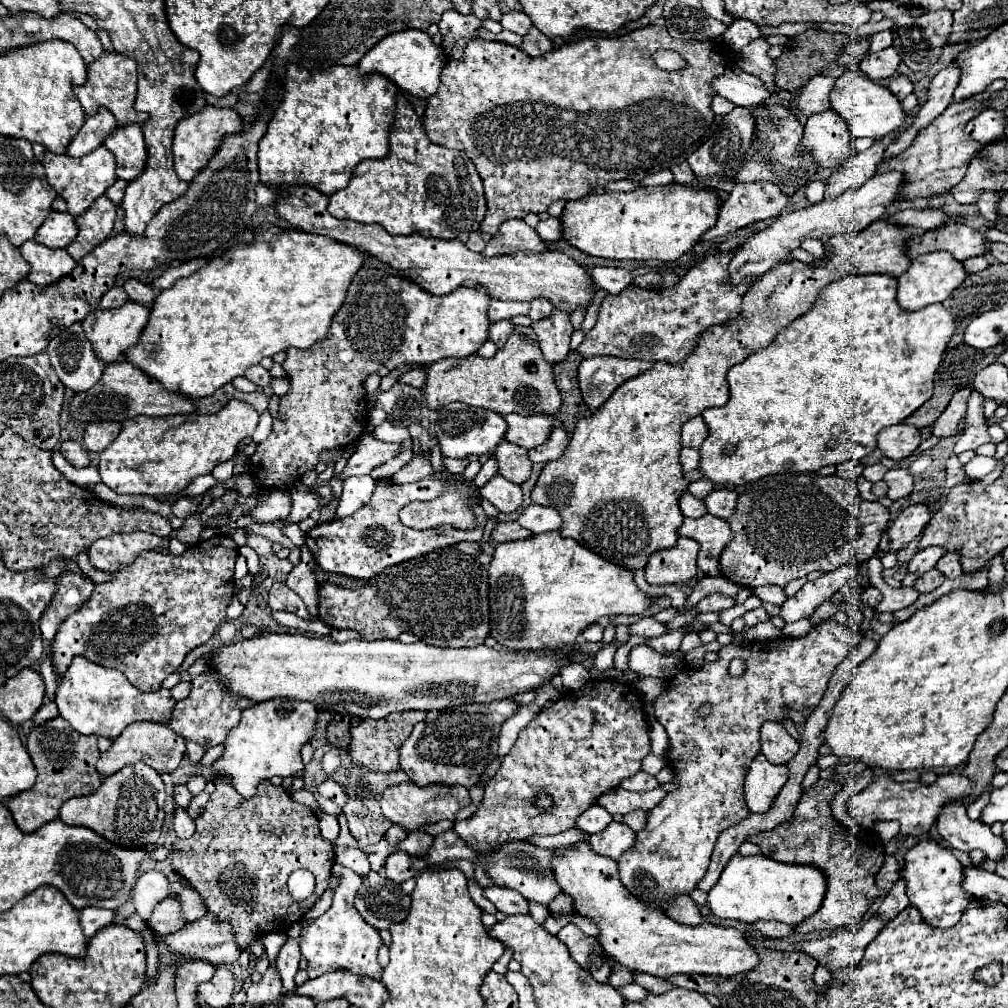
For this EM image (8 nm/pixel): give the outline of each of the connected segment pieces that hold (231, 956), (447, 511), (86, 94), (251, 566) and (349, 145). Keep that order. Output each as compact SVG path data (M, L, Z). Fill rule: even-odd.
M204 915L182 927L176 935L168 935L168 947L176 955L192 955L192 959L208 959L212 965L236 963L242 949L236 945L232 925Z
M438 443L432 448L431 452L431 465L436 473L440 473L442 481L446 483L446 491L434 501L428 501L428 503L416 501L416 503L406 505L400 511L400 521L406 527L412 527L412 529L436 529L436 527L442 527L442 525L452 525L452 527L458 527L458 529L474 529L476 519L474 519L472 507L482 503L482 497L478 493L480 489L476 489L470 481L462 479L460 475L452 475L446 467L443 467L443 457Z
M104 53L92 67L88 67L88 81L82 87L76 87L76 97L82 103L82 109L86 115L96 115L100 107L106 107L114 113L118 125L144 125L150 115L148 113L138 113L134 109L134 99L136 99L136 79L138 79L138 65L134 59L120 55L120 53Z
M242 547L240 553L248 559L248 573L250 573L252 577L256 577L258 571L260 571L260 567L258 567L258 555L256 555L252 549L248 549L248 547Z
M292 63L282 85L282 101L258 143L260 179L276 193L286 183L290 187L314 187L324 195L332 195L348 185L360 161L388 155L388 135L396 115L398 91L392 81L382 75L362 77L356 65L338 65L332 71L310 73Z

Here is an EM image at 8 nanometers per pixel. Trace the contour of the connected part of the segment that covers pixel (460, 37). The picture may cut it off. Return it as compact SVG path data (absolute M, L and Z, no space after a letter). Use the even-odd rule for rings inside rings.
M450 9L442 15L438 27L442 35L442 51L446 55L446 61L452 61L460 59L468 41L478 37L482 21L476 19L476 15L460 15L456 9Z

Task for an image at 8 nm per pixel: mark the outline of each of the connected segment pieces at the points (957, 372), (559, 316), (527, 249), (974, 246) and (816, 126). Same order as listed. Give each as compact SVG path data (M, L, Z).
M960 345L960 347L948 349L948 351L944 353L944 359L942 359L942 363L940 363L940 367L938 367L938 371L936 371L936 377L934 377L934 395L932 395L932 399L930 399L928 403L924 403L924 407L920 407L918 411L914 411L914 413L906 419L906 423L916 425L918 429L920 429L920 427L932 427L932 423L934 423L934 421L940 417L940 413L946 409L950 397L952 397L958 389L970 385L972 379L974 379L974 375L976 375L976 371L984 369L990 361L994 361L994 359L998 357L998 353L1000 353L998 347L994 347L994 349L988 351L988 353L986 353L986 351L976 351L976 349L968 347L968 345Z
M556 311L556 315L532 323L532 329L536 331L538 345L548 363L554 365L566 359L570 351L570 335L574 329L570 325L570 317L566 317L564 311Z
M510 219L508 223L502 223L498 233L486 243L484 257L496 257L496 255L514 255L518 251L524 253L542 253L546 249L546 243L536 237L536 231L526 225L522 219Z
M948 221L930 231L924 231L908 243L910 259L916 259L920 253L930 253L936 249L950 251L958 261L966 261L970 257L986 253L986 237L968 225Z
M832 109L820 113L820 115L812 115L808 117L806 125L804 125L804 135L800 139L800 153L810 153L812 161L820 167L826 169L838 169L852 153L854 153L854 135L848 131L844 119L840 119L838 115L834 115Z

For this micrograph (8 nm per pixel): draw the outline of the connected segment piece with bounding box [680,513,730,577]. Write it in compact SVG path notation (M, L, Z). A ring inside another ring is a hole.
M706 513L700 519L684 519L680 535L692 537L700 543L698 569L704 575L720 577L720 553L730 543L730 527L724 519Z

